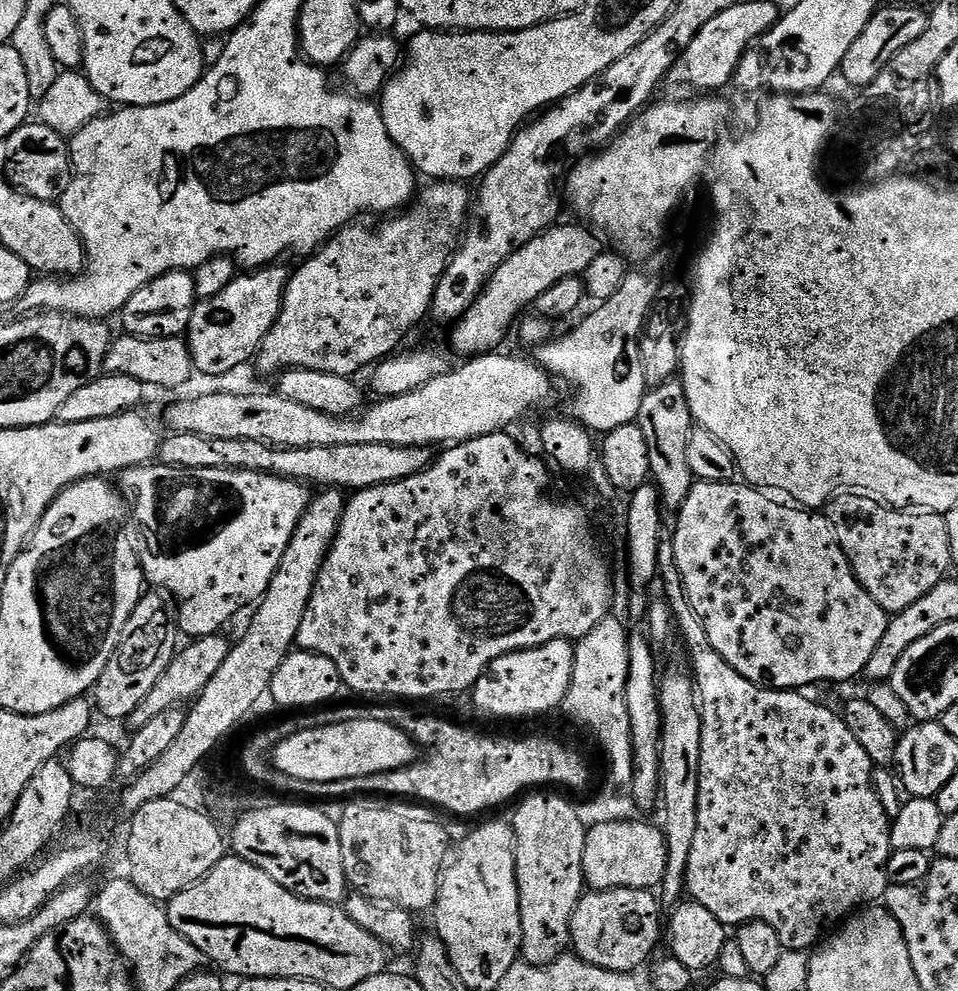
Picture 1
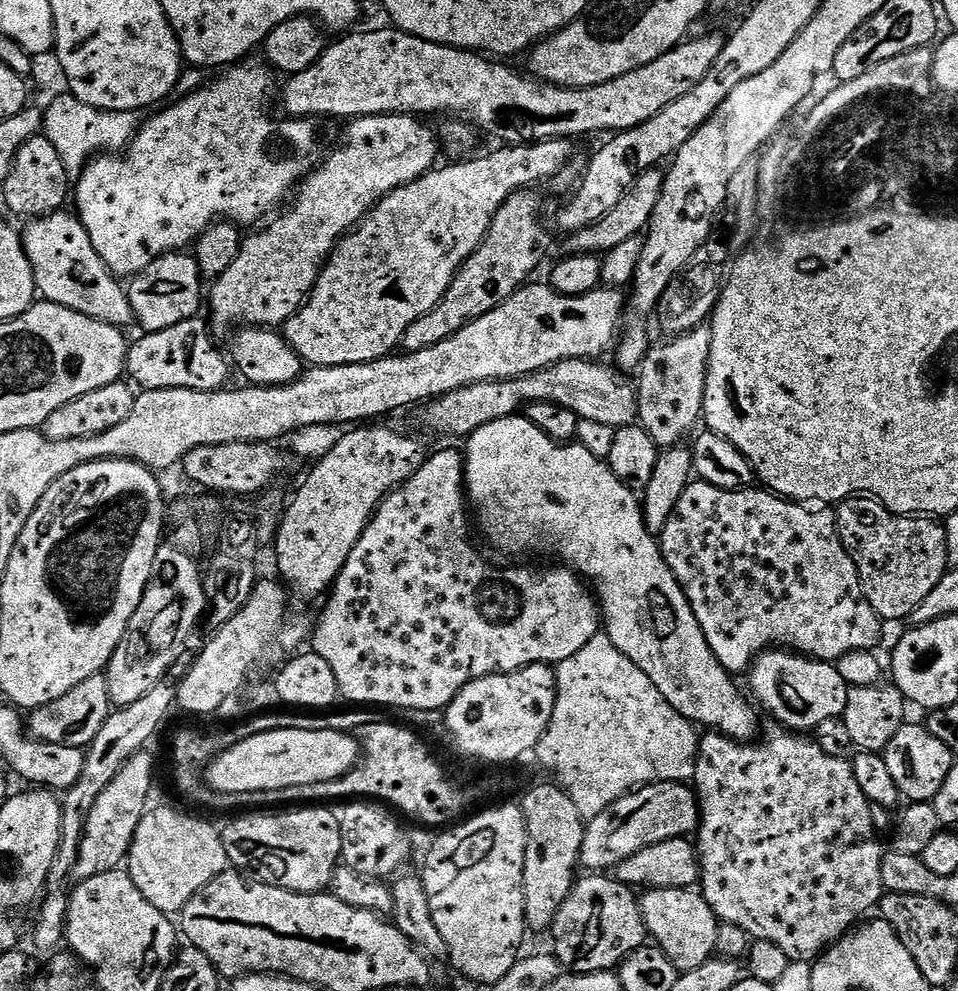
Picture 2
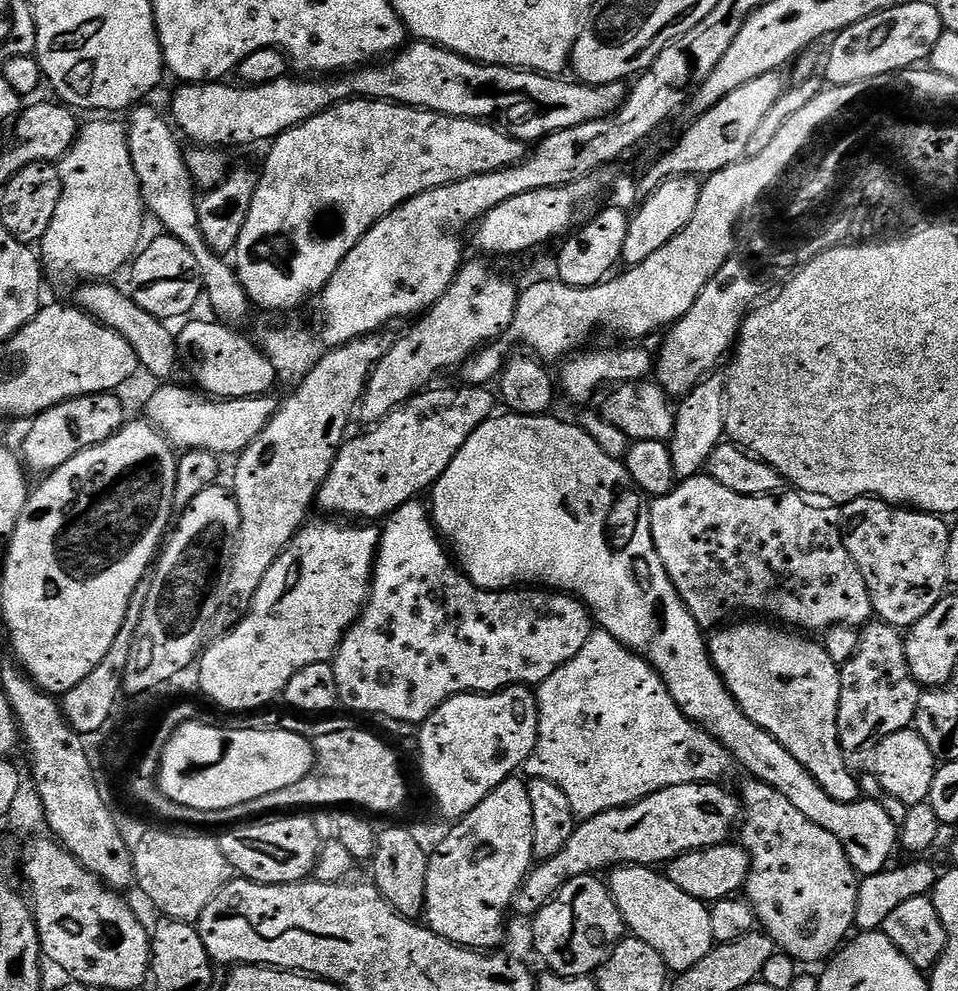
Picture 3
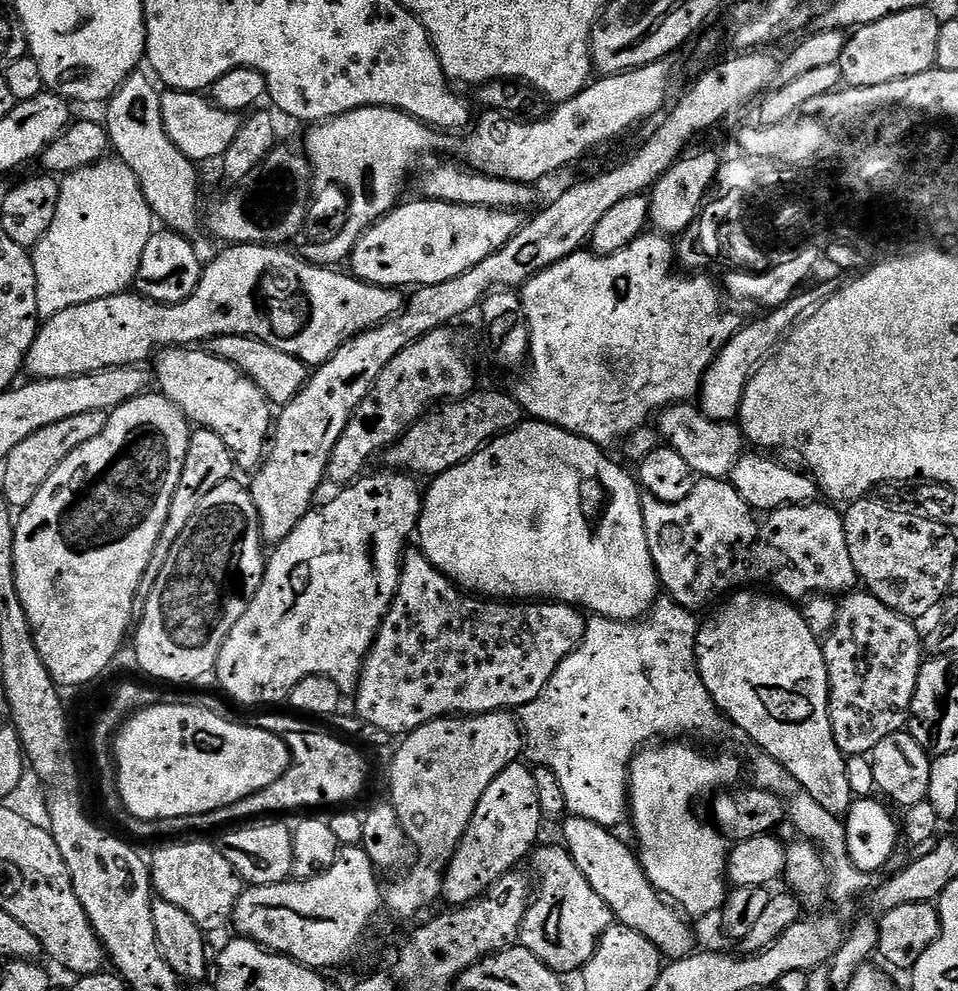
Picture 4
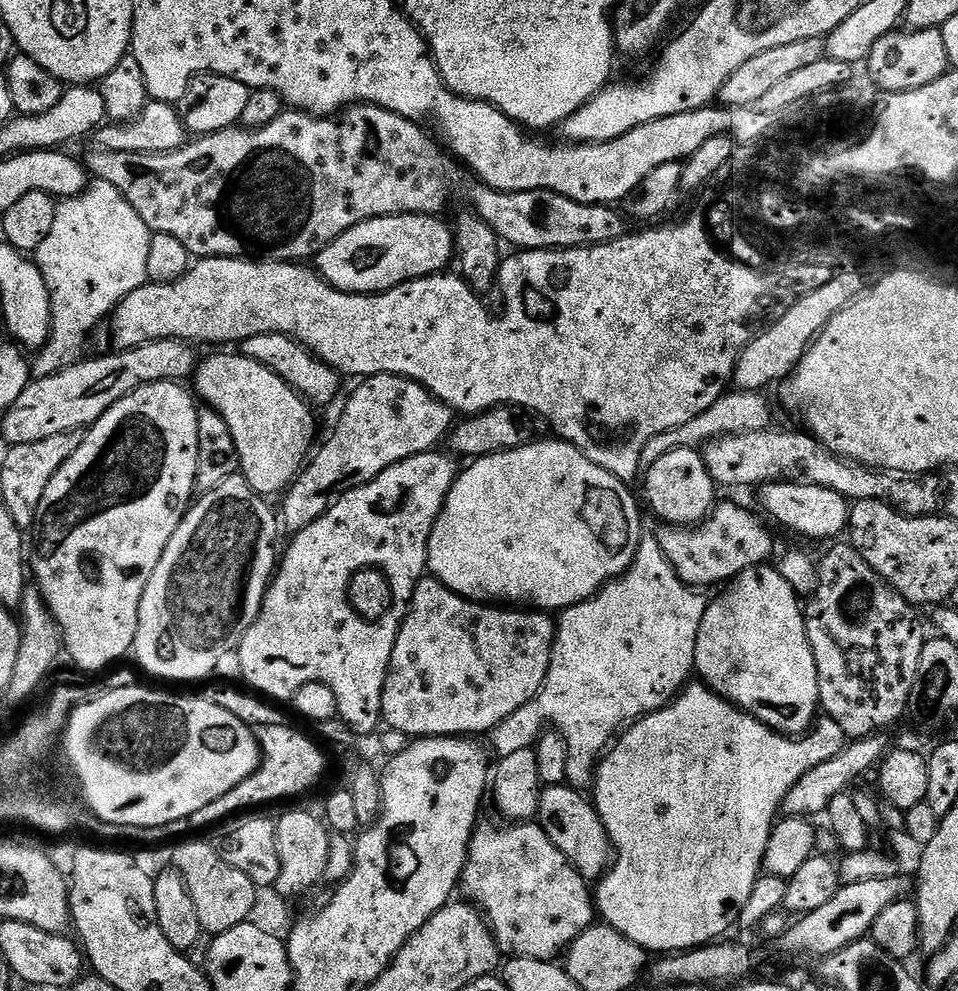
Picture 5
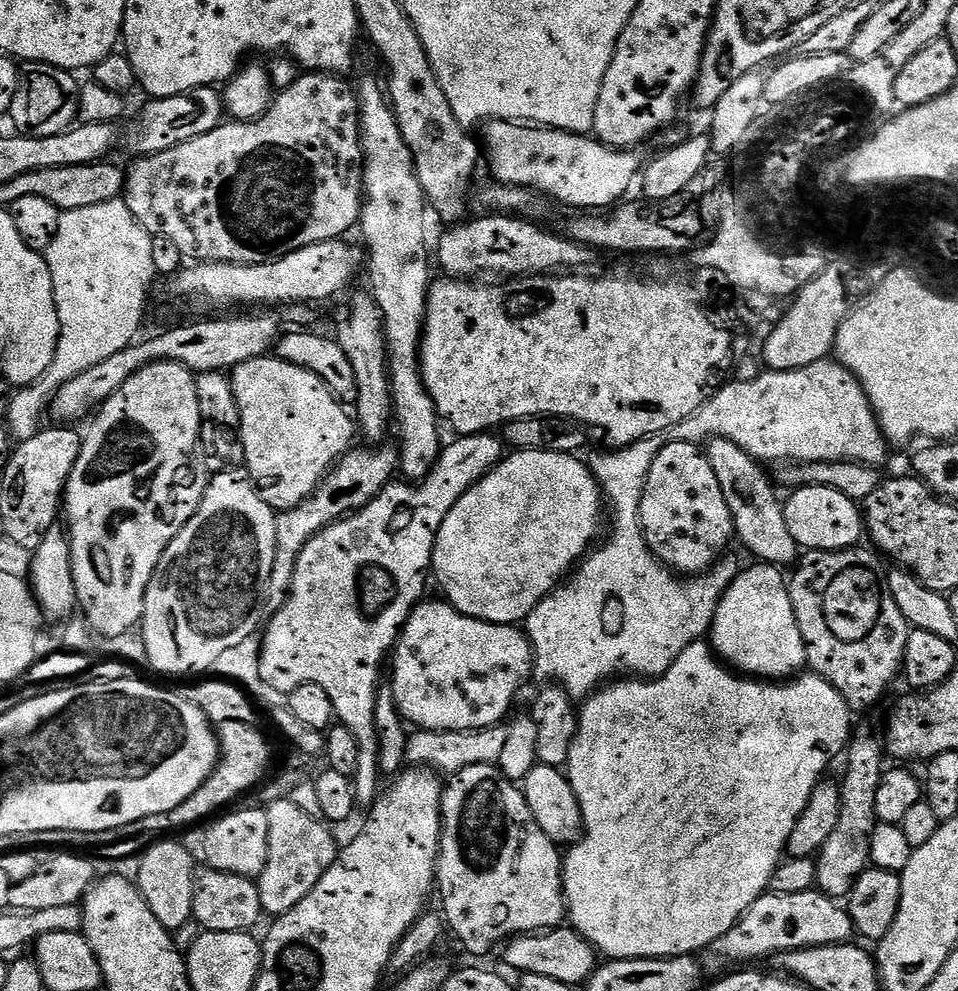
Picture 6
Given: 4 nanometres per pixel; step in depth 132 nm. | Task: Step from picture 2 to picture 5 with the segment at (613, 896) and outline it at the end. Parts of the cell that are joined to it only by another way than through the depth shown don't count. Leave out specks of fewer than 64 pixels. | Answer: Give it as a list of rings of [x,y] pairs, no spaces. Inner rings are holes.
[[[499,822],[500,824],[483,824],[477,823],[472,831],[472,840],[468,846],[468,860],[464,863],[461,870],[459,891],[464,891],[463,899],[471,902],[475,907],[479,908],[484,919],[488,922],[488,927],[492,930],[492,937],[496,939],[497,946],[500,947],[501,953],[505,957],[525,956],[526,958],[534,958],[535,960],[551,960],[555,961],[573,942],[578,938],[578,934],[582,934],[586,929],[591,928],[594,923],[594,908],[590,903],[590,884],[584,877],[578,874],[578,870],[574,870],[574,866],[570,866],[570,862],[562,854],[562,850],[558,850],[558,846],[554,846],[554,842],[550,842],[550,838],[546,838],[546,834],[540,829],[539,823],[536,822]]]

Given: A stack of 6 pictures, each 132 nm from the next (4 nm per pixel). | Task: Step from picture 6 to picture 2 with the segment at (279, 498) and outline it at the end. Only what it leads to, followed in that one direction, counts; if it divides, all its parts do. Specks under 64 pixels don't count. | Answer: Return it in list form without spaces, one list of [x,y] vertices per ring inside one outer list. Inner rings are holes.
[[[61,210],[52,212],[48,216],[29,219],[25,223],[28,225],[22,228],[24,252],[28,255],[28,261],[36,279],[37,293],[49,304],[66,306],[70,310],[81,312],[95,320],[114,324],[121,330],[127,329],[127,324],[131,325],[134,317],[125,285],[113,276],[106,262],[102,262],[98,250],[94,250],[94,242],[90,242],[90,234],[84,228],[84,223],[75,215],[67,216],[66,213],[67,211]]]

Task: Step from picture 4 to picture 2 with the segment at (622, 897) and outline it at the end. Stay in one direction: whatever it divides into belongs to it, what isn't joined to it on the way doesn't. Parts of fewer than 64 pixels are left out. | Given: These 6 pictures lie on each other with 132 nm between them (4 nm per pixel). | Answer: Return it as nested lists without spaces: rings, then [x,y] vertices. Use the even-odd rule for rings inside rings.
[[[649,888],[639,897],[640,909],[644,925],[649,937],[654,941],[655,947],[660,948],[674,962],[679,972],[698,970],[707,960],[713,959],[716,951],[716,939],[718,938],[718,926],[721,921],[716,919],[714,910],[704,901],[699,891],[690,888]]]

